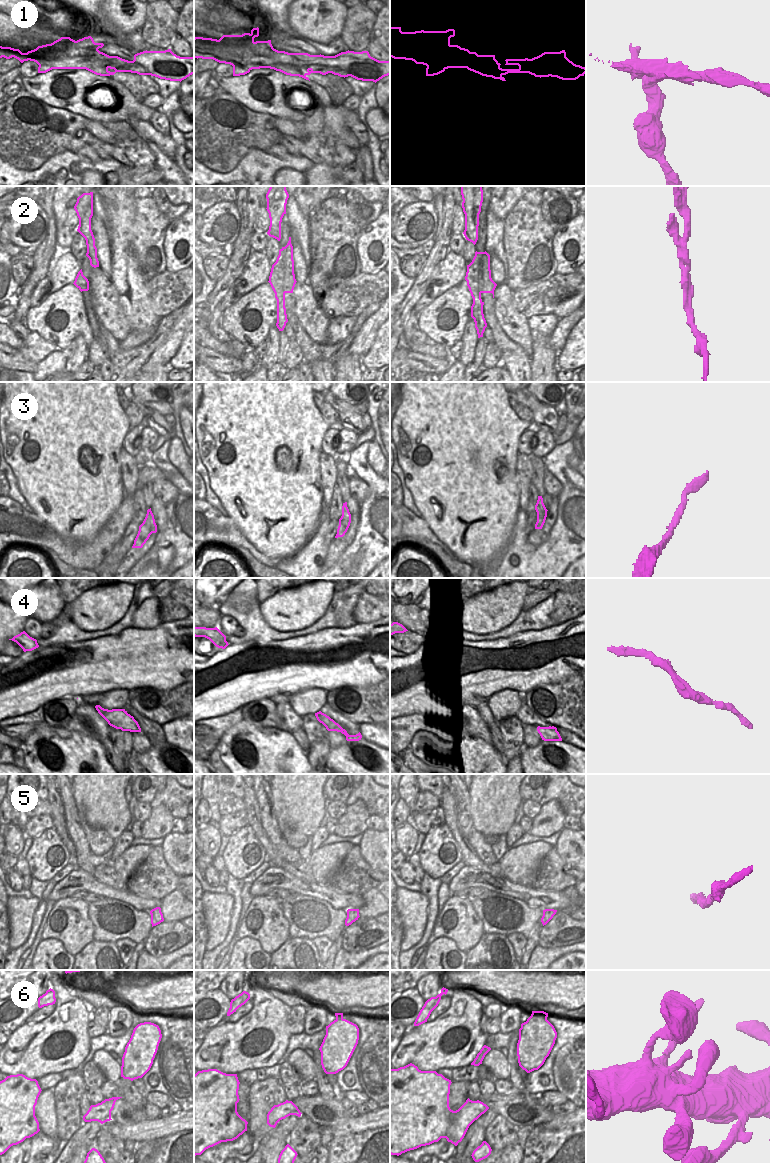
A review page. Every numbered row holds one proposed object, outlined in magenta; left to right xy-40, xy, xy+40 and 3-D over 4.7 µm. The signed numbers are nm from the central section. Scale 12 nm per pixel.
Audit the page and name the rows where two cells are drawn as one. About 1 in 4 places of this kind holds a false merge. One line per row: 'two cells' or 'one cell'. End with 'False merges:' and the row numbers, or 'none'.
1: two cells
2: two cells
3: two cells
4: one cell
5: one cell
6: one cell
False merges: 1, 2, 3

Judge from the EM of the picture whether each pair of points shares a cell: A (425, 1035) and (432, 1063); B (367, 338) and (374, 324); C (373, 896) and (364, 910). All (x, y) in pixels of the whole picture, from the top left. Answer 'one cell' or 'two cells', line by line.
A: one cell
B: one cell
C: one cell

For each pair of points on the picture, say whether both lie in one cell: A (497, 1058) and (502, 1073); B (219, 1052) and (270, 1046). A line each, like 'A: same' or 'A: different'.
A: same
B: same

